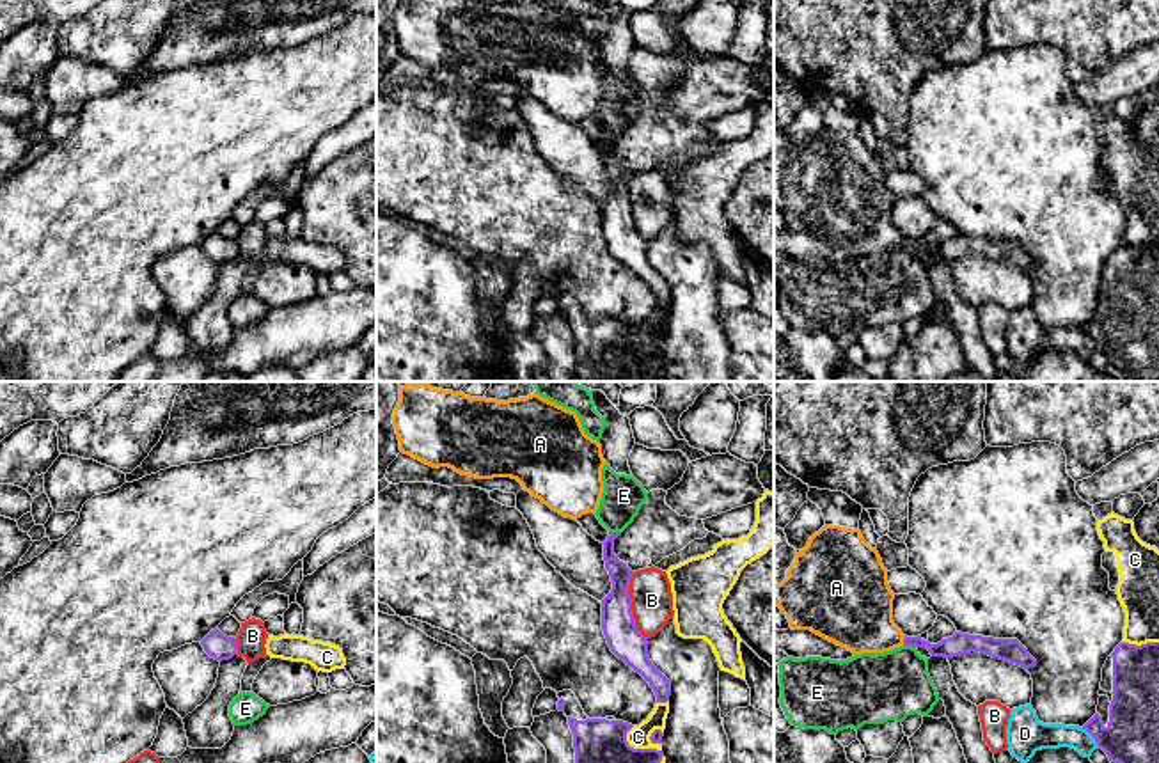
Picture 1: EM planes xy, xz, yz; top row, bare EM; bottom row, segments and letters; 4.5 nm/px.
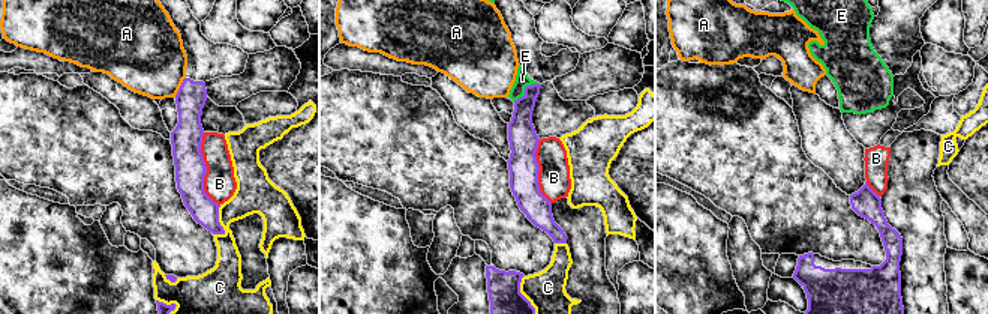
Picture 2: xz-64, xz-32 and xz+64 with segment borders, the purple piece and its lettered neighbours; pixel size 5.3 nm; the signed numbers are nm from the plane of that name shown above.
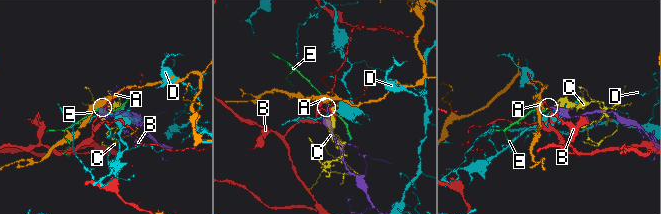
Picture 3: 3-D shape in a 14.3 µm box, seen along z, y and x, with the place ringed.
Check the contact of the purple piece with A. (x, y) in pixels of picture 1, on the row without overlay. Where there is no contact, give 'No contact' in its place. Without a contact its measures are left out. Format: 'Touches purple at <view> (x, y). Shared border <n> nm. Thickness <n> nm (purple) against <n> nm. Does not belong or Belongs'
Touches purple at yz (904, 243). Shared border 50 nm. Thickness 100 nm (purple) against 320 nm. Does not belong

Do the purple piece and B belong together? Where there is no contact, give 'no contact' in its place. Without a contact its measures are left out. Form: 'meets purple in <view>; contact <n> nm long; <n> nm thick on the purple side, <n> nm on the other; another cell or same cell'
meets purple in xz; contact 320 nm long; 160 nm thick on the purple side, 190 nm on the other; another cell

